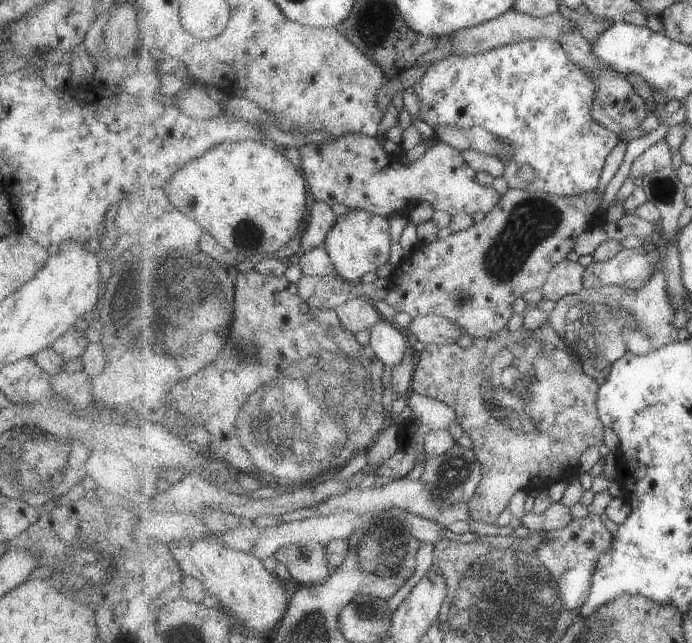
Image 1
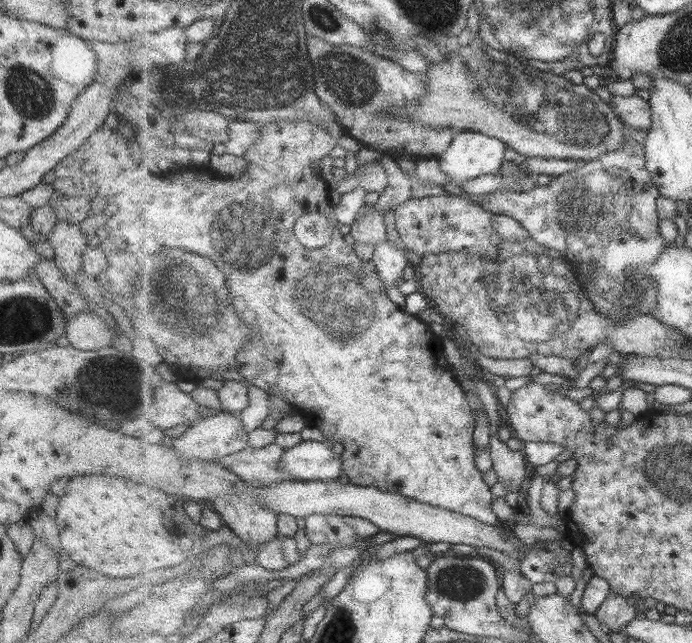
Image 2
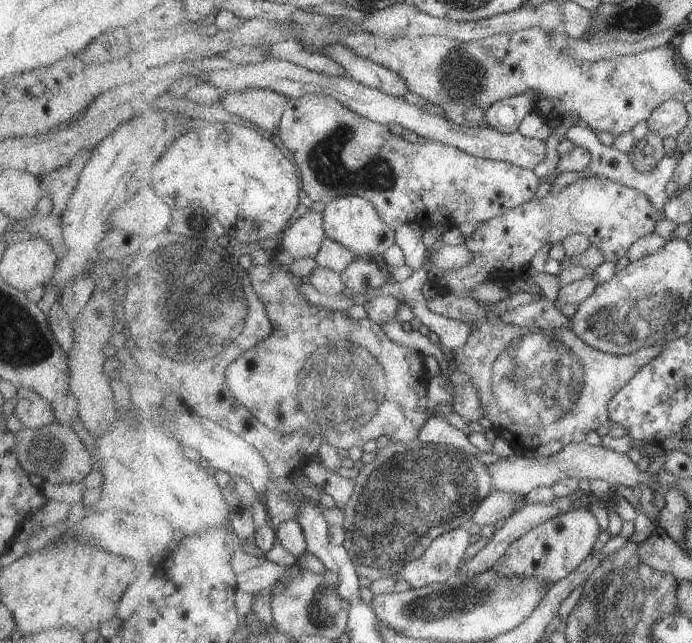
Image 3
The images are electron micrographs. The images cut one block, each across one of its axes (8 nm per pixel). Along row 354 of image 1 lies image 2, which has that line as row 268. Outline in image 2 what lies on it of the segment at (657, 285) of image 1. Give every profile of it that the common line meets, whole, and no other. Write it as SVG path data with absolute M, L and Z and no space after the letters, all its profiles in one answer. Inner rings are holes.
M630 132L617 150L585 162L572 173L555 177L548 185L535 185L530 191L509 190L504 186L489 193L478 203L495 215L512 216L530 232L531 237L540 241L540 245L560 250L568 262L579 270L581 284L585 286L585 292L596 309L602 315L615 319L617 324L637 315L652 314L658 305L656 282L644 274L644 270L663 254L666 242L659 231L660 190L646 166L644 147L633 139ZM629 267L638 270L634 278L624 274Z

